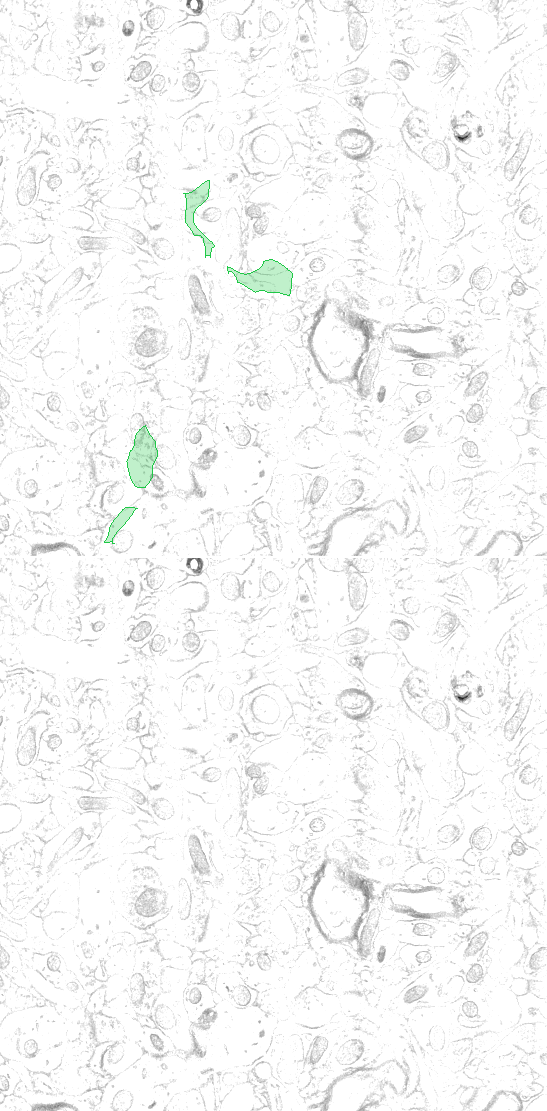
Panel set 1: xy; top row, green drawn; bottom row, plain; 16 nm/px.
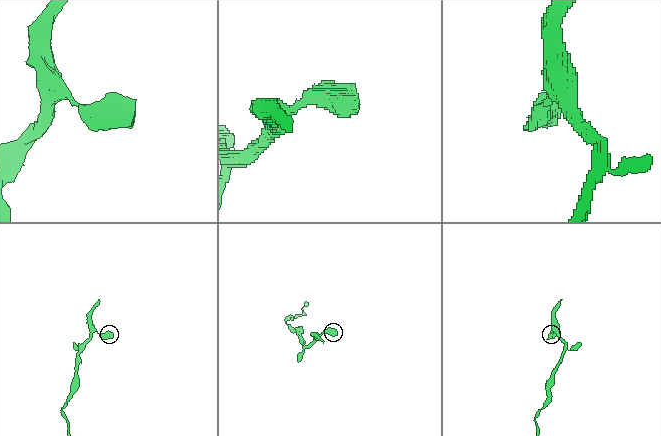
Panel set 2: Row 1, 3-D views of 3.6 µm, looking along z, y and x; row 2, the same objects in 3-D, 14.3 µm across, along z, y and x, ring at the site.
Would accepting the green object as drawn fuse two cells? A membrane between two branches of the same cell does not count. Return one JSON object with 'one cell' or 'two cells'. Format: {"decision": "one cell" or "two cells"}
{"decision": "one cell"}

